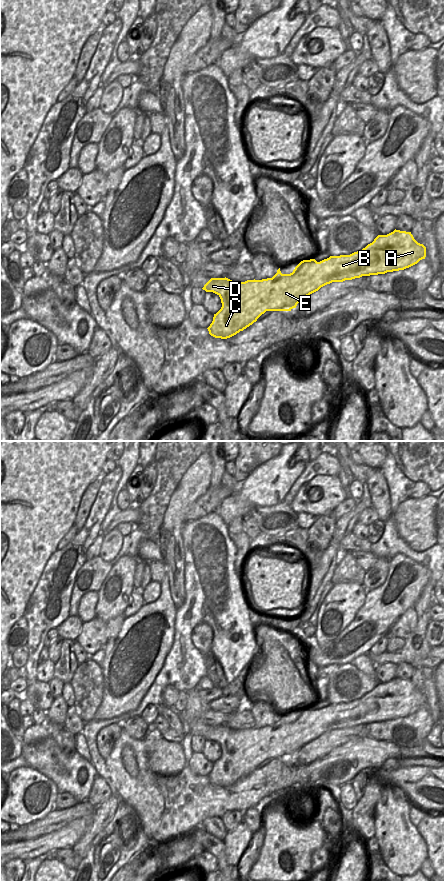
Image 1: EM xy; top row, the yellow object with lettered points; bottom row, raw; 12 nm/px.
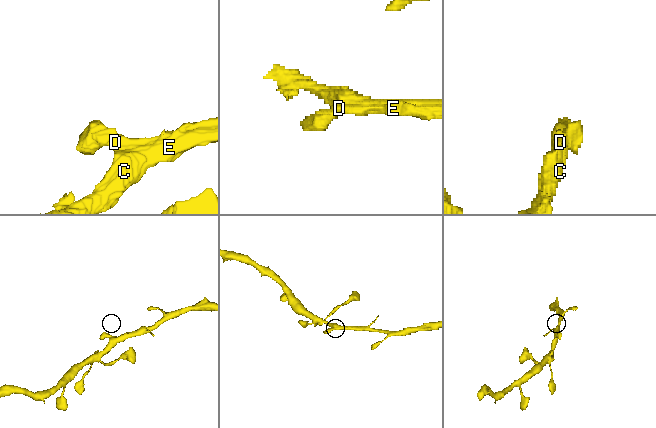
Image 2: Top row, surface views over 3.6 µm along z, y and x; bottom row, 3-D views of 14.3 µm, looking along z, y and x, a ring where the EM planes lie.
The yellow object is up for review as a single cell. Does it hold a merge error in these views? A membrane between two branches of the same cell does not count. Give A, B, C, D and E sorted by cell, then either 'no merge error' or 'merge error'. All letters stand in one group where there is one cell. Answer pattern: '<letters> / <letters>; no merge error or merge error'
A B C D E; no merge error

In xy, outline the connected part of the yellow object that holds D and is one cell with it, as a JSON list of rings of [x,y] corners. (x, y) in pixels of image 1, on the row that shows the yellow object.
[[[395,229],[387,235],[378,235],[372,243],[350,255],[330,256],[320,262],[303,260],[290,274],[282,274],[279,268],[272,278],[262,280],[234,282],[226,277],[211,278],[202,289],[217,294],[222,307],[207,329],[211,336],[227,339],[252,325],[266,311],[291,311],[303,298],[327,284],[404,270],[425,257],[426,247],[418,243],[411,232]]]

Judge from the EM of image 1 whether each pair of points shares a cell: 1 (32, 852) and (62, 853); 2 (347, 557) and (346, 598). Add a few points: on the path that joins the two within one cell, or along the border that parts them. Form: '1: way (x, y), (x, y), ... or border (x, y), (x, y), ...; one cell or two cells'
1: border (71, 847), (60, 847), (55, 851); two cells
2: border (334, 583), (357, 582), (362, 586); two cells

